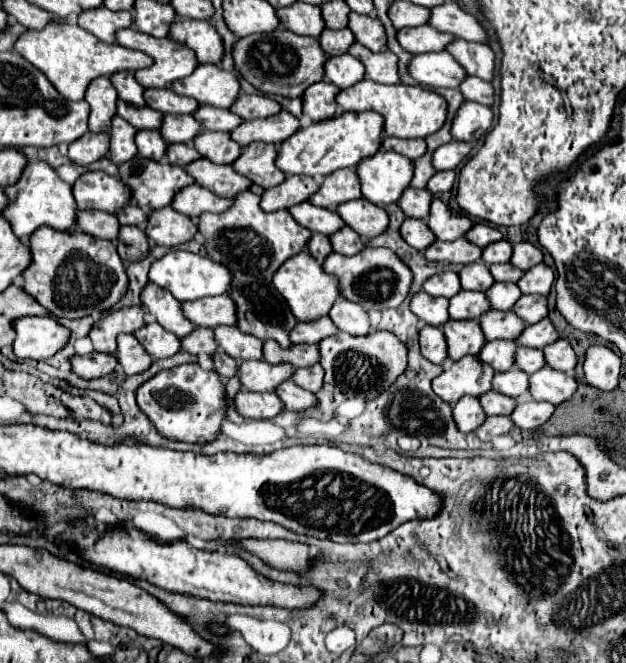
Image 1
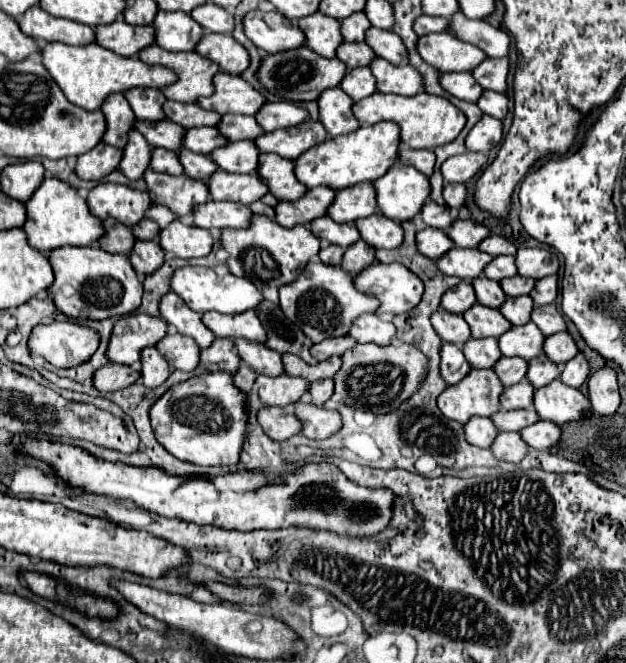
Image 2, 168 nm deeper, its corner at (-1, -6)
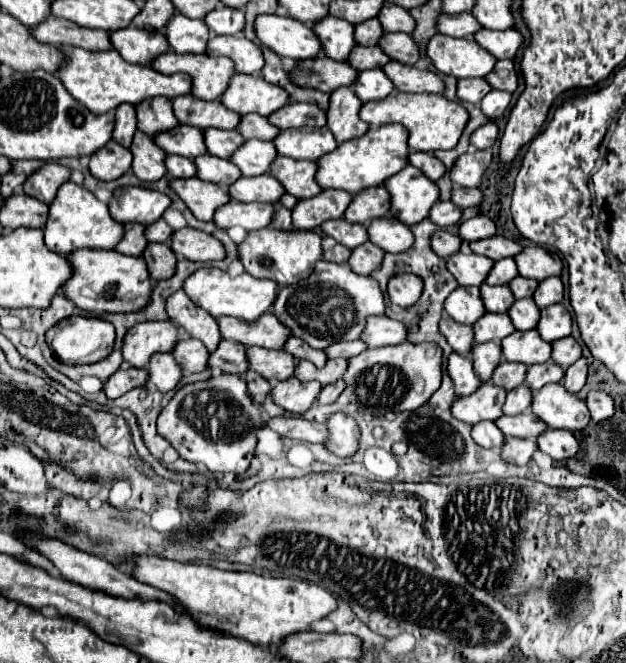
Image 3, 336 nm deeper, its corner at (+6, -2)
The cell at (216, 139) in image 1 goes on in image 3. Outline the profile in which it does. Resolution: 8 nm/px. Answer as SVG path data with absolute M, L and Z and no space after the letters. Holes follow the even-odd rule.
M247 140L247 142L243 142L243 146L239 146L229 156L229 160L235 166L239 166L243 176L267 174L267 168L275 158L277 158L275 146L271 146L271 142L263 142L263 140Z

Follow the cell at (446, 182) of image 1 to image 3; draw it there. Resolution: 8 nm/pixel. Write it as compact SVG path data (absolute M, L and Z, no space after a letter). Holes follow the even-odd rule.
M453 186L451 190L451 202L459 208L467 206L477 206L481 202L481 192L477 188L463 188L463 186Z

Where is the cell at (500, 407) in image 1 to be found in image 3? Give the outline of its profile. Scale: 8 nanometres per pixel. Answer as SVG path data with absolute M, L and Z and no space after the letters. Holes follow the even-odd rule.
M533 412L531 414L517 414L517 416L503 414L501 418L495 420L495 424L505 436L531 438L531 440L537 438L537 434L541 434L543 430L547 430L547 424L543 424L543 420L539 420Z

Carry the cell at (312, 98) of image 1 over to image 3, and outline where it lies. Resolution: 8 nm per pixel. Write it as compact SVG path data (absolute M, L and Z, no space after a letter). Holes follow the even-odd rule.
M341 86L331 92L327 108L327 128L333 132L337 142L345 142L367 132L367 122L359 118L359 98L347 86Z

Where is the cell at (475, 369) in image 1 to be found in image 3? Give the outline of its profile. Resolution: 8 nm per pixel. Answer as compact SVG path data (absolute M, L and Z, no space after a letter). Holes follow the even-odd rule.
M481 382L481 386L469 396L455 396L451 402L451 414L467 424L475 424L481 420L499 418L501 406L505 402L505 390L491 382Z

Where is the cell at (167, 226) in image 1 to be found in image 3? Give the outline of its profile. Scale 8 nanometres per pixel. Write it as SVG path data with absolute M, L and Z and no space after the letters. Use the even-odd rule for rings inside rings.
M181 228L171 234L171 250L177 256L183 256L193 262L209 262L209 260L221 260L225 256L225 250L217 238L213 238L207 232L195 230L195 228Z

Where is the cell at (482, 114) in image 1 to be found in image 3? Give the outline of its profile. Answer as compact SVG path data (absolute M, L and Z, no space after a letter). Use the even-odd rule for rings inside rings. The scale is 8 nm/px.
M495 122L483 124L483 126L477 128L477 130L471 134L471 138L469 138L471 146L477 148L477 150L491 148L491 146L495 144L495 140L497 140L497 124L495 124Z

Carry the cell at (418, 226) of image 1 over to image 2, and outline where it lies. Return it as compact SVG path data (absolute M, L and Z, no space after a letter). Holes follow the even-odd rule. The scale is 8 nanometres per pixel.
M436 228L420 230L416 236L416 244L424 256L434 258L434 260L438 260L442 254L446 254L448 250L454 248L454 242L448 238L448 234L444 230L436 230Z

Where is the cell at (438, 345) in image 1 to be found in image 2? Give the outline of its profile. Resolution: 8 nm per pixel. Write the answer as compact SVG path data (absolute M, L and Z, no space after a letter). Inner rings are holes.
M448 342L442 346L442 360L440 360L440 372L442 378L452 386L456 382L460 382L472 368L466 362L462 350L458 346L450 346Z

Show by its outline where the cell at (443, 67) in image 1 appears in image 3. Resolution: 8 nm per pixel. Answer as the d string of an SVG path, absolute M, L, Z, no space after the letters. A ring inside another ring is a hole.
M483 78L457 80L457 98L463 102L477 104L479 98L483 98L483 94L487 94L489 90L491 90L491 86L487 86L487 82L483 82Z

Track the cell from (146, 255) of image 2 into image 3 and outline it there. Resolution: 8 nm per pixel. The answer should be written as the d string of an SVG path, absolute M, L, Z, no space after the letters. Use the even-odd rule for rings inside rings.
M149 242L147 248L143 250L141 258L145 260L147 270L149 270L149 276L153 280L169 278L171 276L171 270L175 270L175 262L177 262L177 258L171 252L171 248L167 246L167 242L163 242L163 244Z

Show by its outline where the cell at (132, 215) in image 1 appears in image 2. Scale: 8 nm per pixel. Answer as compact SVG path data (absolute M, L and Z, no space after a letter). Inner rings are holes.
M144 218L142 222L138 222L138 224L132 228L132 232L134 232L134 236L136 236L138 240L154 240L154 238L158 238L158 234L160 234L160 226L158 226L154 220Z

